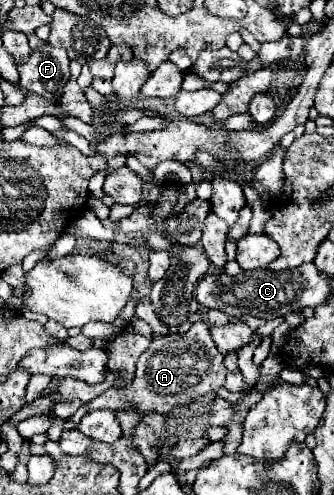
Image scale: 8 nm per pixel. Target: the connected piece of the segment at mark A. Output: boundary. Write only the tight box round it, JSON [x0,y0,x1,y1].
[86,321,226,413]

